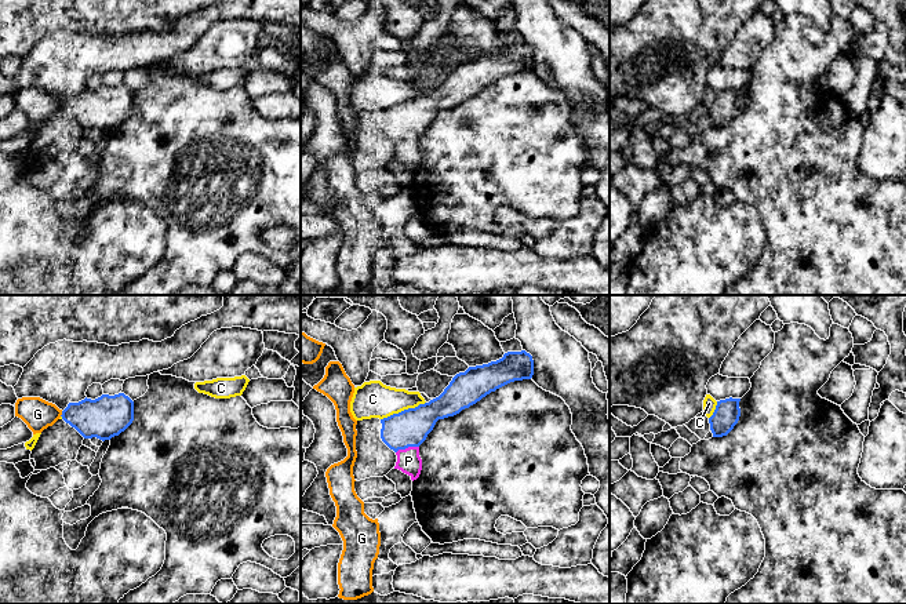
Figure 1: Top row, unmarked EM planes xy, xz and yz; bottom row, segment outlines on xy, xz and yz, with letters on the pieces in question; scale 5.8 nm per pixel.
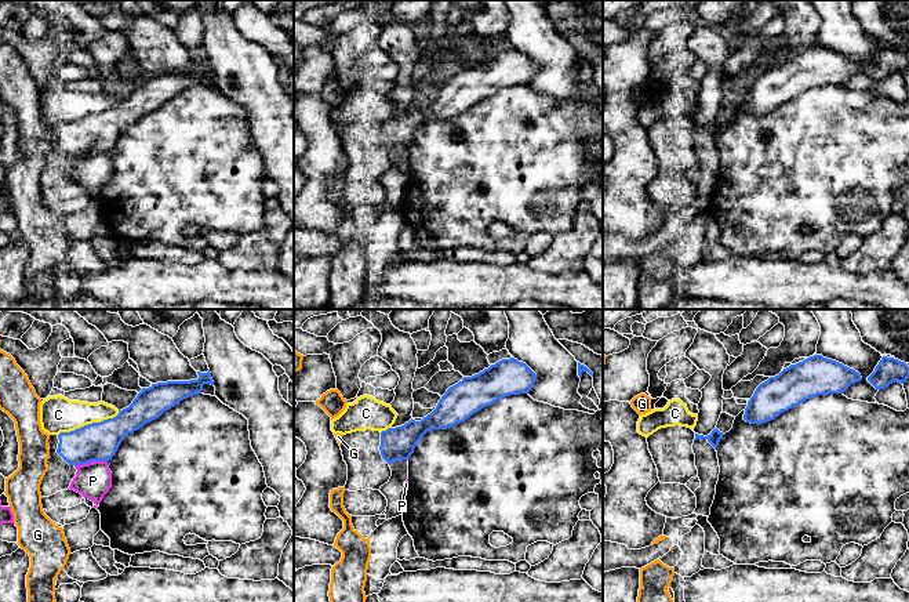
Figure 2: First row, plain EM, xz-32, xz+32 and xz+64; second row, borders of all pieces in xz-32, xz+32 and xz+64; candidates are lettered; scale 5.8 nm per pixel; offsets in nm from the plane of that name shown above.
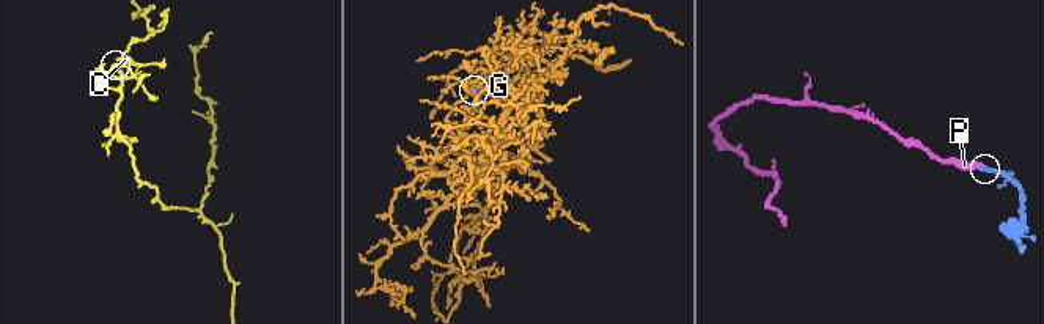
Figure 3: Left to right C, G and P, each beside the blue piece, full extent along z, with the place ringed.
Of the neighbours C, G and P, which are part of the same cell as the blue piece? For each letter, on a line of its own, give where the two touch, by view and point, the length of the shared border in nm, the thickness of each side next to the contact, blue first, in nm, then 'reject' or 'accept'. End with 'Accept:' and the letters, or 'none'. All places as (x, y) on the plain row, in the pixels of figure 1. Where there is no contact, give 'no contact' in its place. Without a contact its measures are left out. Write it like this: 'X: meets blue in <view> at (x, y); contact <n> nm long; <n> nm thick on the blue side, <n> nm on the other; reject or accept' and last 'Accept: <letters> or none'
C: meets blue in xz at (404, 101); contact 280 nm long; 220 nm thick on the blue side, 220 nm on the other; reject
G: meets blue in xy at (62, 105); contact 40 nm long; 240 nm thick on the blue side, 180 nm on the other; reject
P: meets blue in xz at (407, 138); contact 140 nm long; 220 nm thick on the blue side, 140 nm on the other; accept
Accept: P

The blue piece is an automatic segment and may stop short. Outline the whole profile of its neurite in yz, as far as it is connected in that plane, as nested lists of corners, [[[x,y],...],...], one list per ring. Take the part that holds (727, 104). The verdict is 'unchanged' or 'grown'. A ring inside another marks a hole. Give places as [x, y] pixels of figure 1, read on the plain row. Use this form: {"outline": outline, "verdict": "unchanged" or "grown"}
{"outline": [[[725,90],[717,92],[713,106],[709,109],[713,128],[727,127],[738,114],[741,108],[741,90]]], "verdict": "unchanged"}

